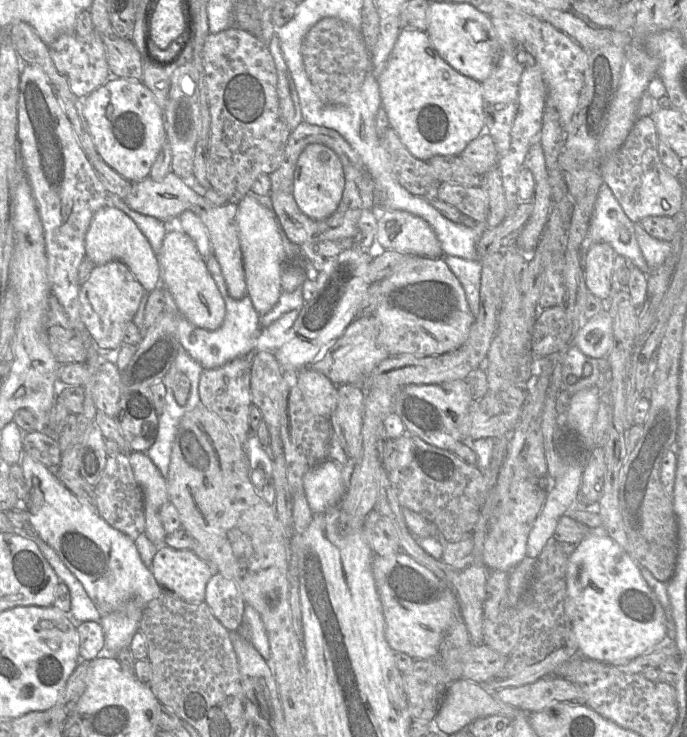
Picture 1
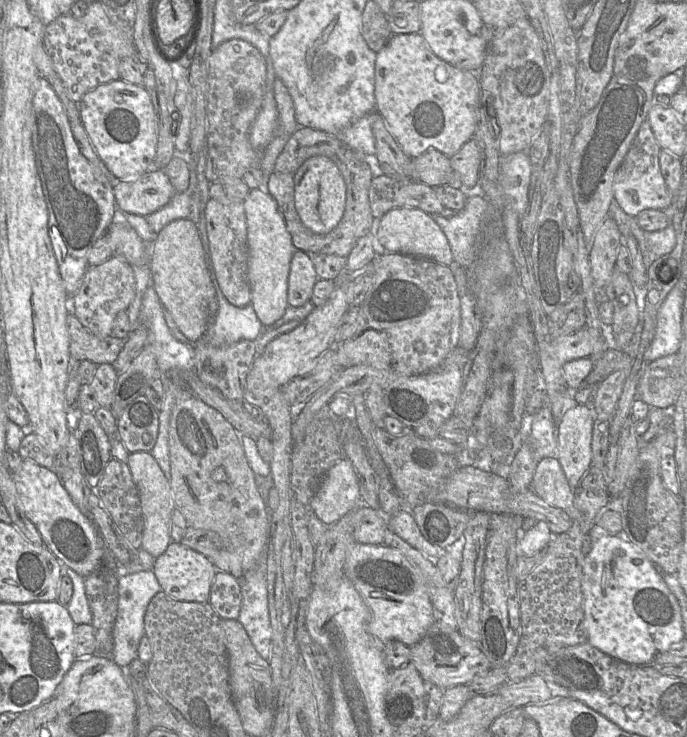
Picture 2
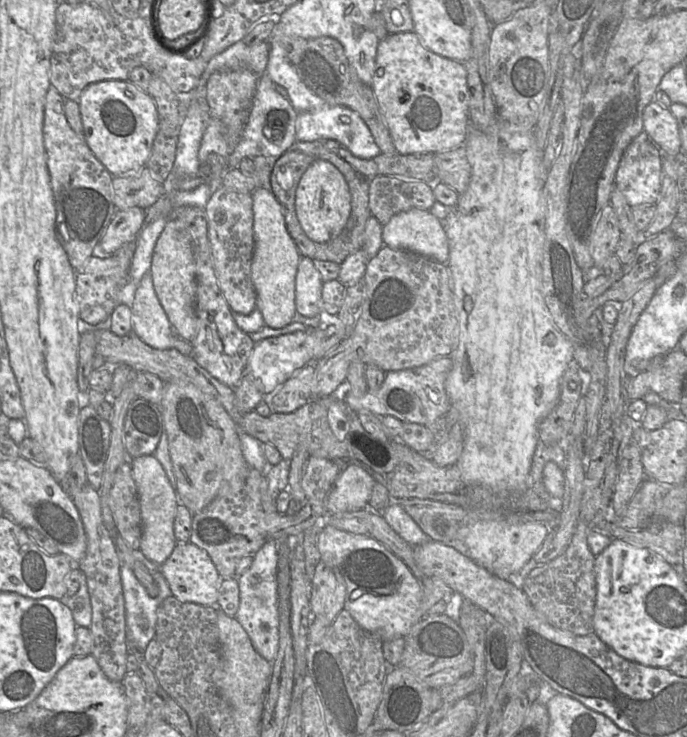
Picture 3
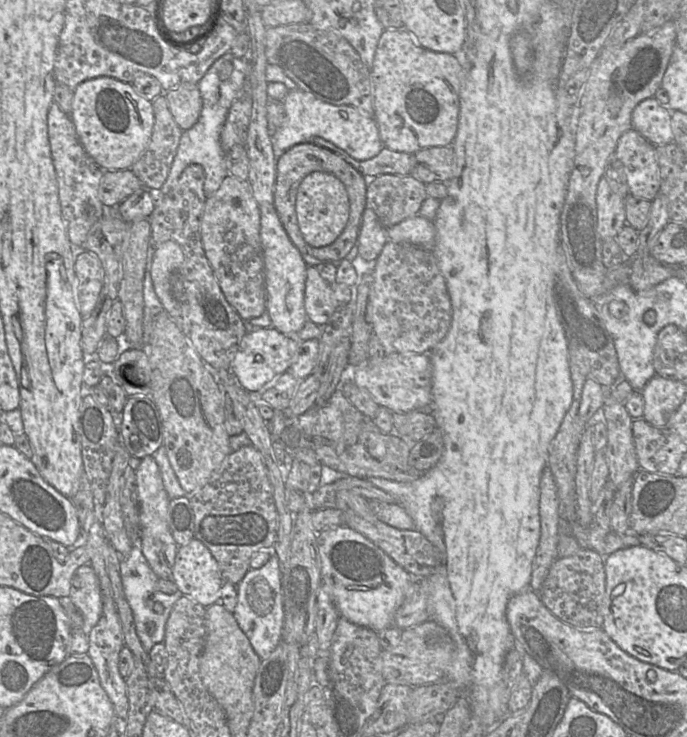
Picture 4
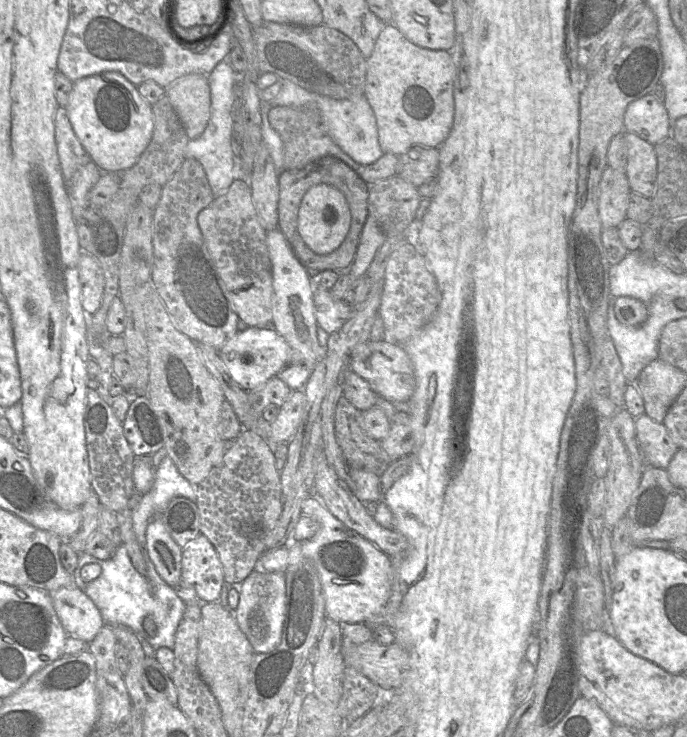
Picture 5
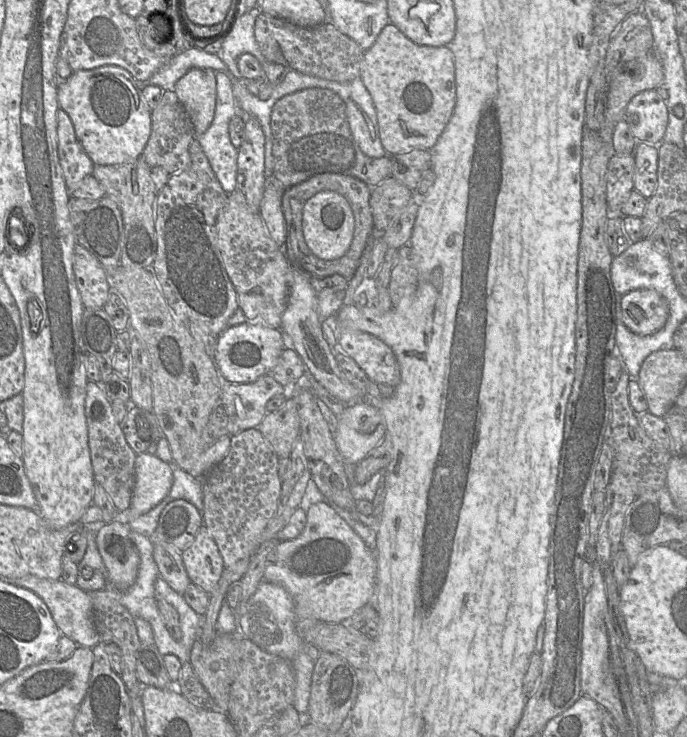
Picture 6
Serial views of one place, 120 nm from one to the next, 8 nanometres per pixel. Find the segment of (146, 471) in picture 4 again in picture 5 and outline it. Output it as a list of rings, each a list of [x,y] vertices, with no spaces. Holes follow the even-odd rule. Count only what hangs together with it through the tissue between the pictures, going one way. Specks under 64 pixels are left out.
[[[161,515],[147,526],[145,550],[162,580],[170,586],[181,580],[182,548],[170,536]]]

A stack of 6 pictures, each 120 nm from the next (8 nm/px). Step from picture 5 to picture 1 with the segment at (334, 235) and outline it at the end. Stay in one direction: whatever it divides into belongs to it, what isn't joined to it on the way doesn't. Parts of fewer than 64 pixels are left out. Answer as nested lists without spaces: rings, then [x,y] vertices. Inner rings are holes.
[[[309,144],[300,154],[294,172],[293,196],[299,209],[311,219],[325,219],[337,209],[343,188],[344,173],[336,153],[323,144]]]

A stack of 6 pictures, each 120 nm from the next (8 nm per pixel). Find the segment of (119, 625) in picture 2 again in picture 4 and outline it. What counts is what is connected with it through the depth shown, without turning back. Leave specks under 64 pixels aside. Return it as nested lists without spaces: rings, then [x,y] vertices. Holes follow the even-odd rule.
[[[140,542],[133,543],[133,547],[127,555],[121,555],[120,575],[124,594],[133,614],[136,633],[144,650],[148,653],[156,643],[163,643],[167,619],[173,605],[182,594],[179,591],[166,594],[157,590],[159,577],[154,573],[144,557]],[[147,622],[155,624],[155,631],[152,635],[147,634]]]

